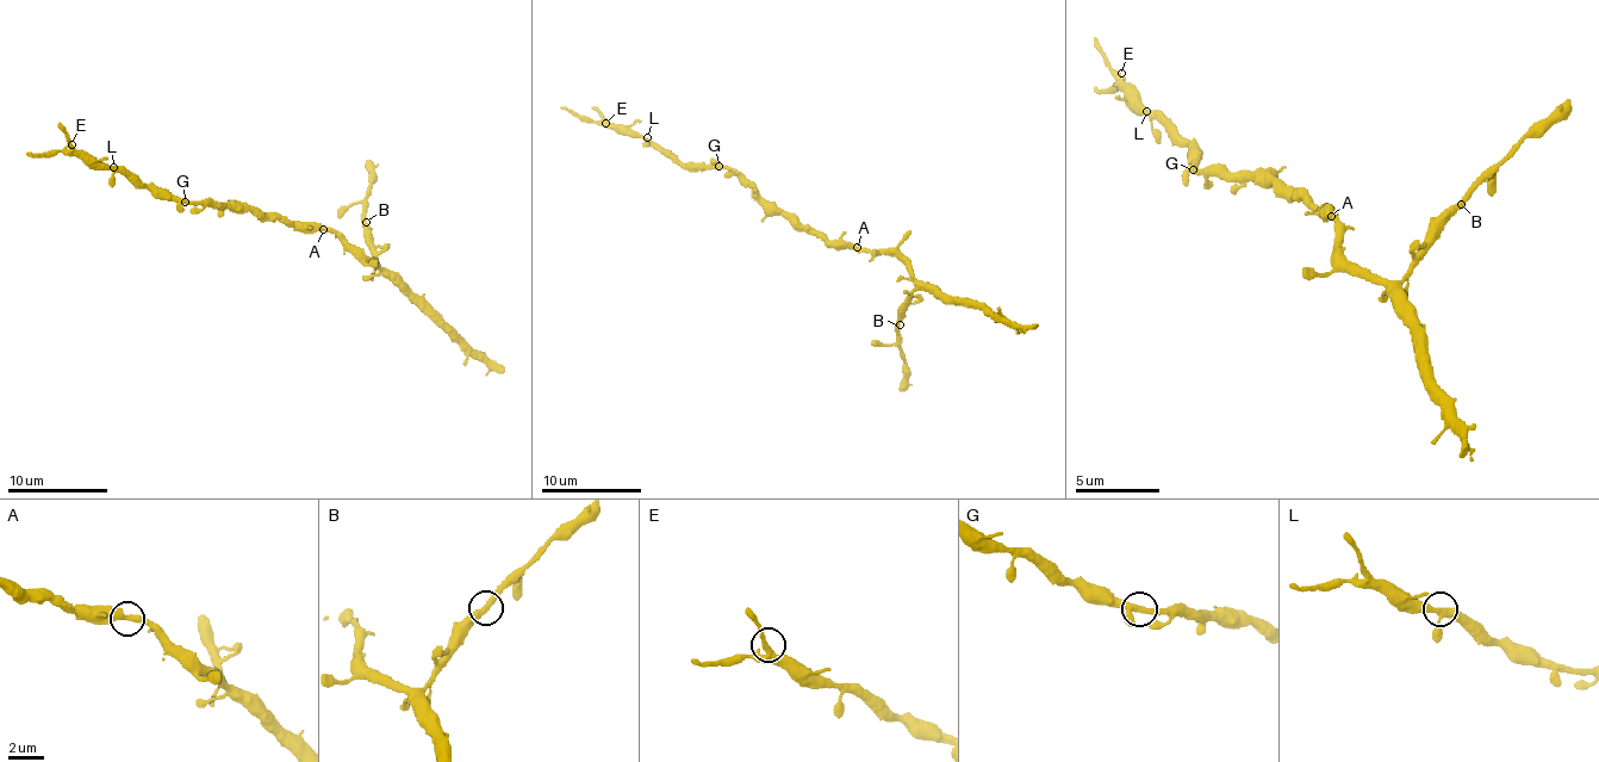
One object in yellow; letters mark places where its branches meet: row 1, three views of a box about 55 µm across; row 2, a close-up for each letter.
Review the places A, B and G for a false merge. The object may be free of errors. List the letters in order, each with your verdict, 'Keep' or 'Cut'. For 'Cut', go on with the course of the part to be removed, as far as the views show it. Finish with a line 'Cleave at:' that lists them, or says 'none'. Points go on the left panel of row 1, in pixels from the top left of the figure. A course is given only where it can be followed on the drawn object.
A: Keep
B: Keep
G: Keep
Cleave at: none

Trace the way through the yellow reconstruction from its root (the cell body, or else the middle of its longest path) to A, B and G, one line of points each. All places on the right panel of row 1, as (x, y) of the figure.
A: (1306, 199), (1318, 212), (1331, 216)
B: (1306, 199), (1335, 221), (1335, 246), (1373, 279), (1398, 279), (1411, 266), (1411, 258), (1419, 246), (1461, 204)
G: (1306, 199), (1298, 199), (1276, 183), (1196, 174), (1192, 169)

